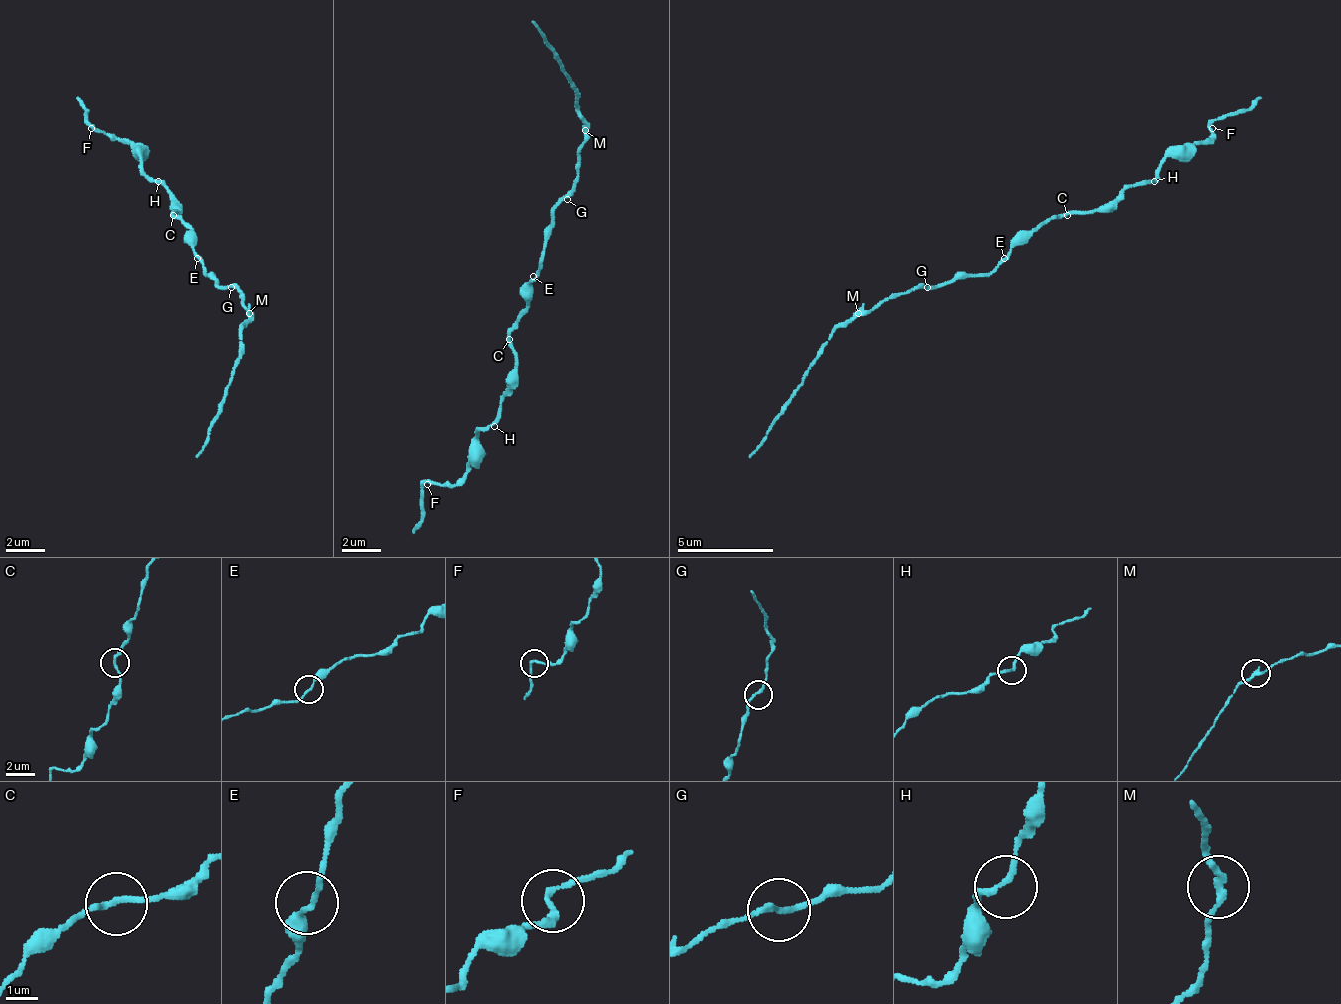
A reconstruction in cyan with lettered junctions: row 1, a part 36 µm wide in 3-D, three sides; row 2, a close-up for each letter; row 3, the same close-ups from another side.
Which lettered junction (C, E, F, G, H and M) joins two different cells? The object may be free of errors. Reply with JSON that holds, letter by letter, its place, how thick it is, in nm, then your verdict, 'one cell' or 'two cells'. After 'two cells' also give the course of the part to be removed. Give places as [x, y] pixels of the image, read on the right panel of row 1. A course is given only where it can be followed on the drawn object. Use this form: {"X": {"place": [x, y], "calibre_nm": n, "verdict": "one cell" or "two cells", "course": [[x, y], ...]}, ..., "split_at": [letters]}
{"C": {"place": [1067, 215], "calibre_nm": 190, "verdict": "one cell"}, "E": {"place": [1004, 258], "calibre_nm": 160, "verdict": "one cell"}, "F": {"place": [1212, 128], "calibre_nm": 160, "verdict": "one cell"}, "G": {"place": [927, 287], "calibre_nm": 170, "verdict": "one cell"}, "H": {"place": [1154, 181], "calibre_nm": 190, "verdict": "one cell"}, "M": {"place": [858, 313], "calibre_nm": 190, "verdict": "two cells", "course": [[859, 311], [816, 360], [748, 456]]}, "split_at": ["M"]}

